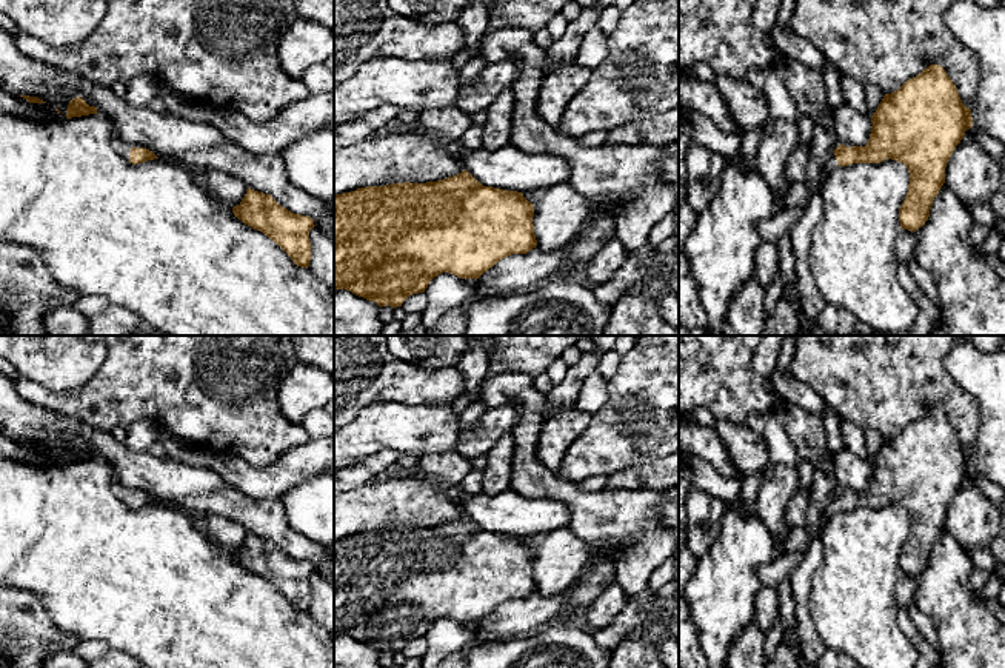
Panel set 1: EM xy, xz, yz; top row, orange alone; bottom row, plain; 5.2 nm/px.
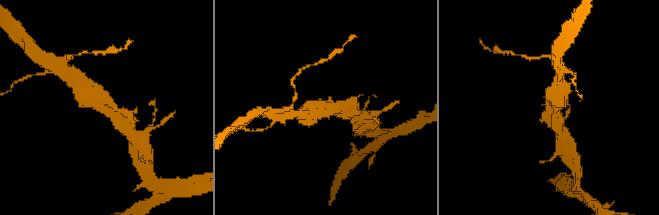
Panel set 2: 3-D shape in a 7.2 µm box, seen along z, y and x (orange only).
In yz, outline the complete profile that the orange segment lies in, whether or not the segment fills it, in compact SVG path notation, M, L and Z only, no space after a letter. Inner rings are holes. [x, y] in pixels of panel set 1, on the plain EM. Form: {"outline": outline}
{"outline": "M930 409L897 436L885 439L871 460L871 468L868 488L839 489L825 505L819 525L822 528L836 513L853 508L880 508L886 503L903 508L910 517L910 529L899 554L899 566L902 574L916 577L928 565L933 545L945 528L945 513L953 496L973 471L971 454L962 448L945 414L940 409Z"}

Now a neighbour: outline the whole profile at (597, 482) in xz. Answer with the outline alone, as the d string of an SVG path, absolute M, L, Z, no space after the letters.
M594 476L577 483L585 491L603 491L608 486L606 476Z

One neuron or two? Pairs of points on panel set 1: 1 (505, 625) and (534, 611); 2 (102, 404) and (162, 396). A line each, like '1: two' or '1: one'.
1: one
2: one

